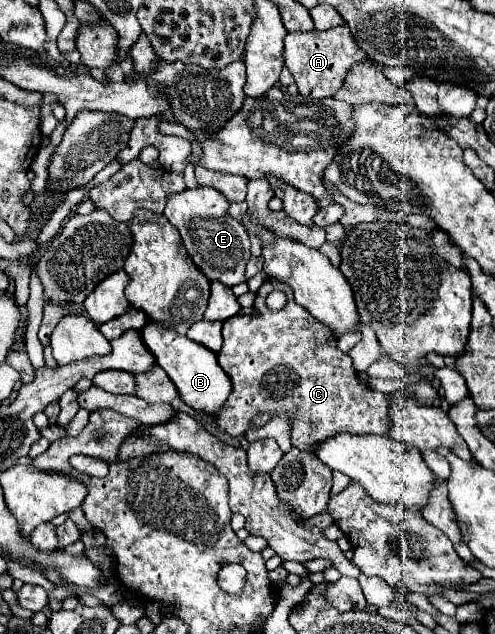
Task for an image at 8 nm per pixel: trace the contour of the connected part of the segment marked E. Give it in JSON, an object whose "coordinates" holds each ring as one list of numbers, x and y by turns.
{"coordinates":[[199,185,195,189,185,189,181,193,173,193,167,199,165,217,175,225,181,233,183,245,195,265,207,275,207,279,217,279,227,287,239,285,245,279,245,265,251,257,249,253,249,237,243,225,237,219,227,215,229,201,223,193,213,187]]}

